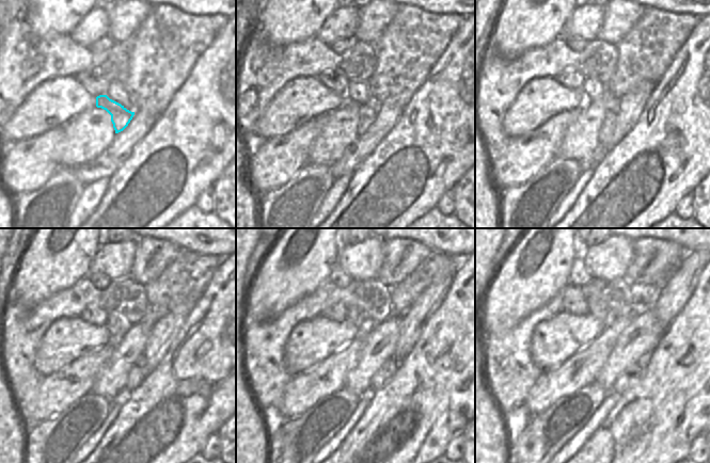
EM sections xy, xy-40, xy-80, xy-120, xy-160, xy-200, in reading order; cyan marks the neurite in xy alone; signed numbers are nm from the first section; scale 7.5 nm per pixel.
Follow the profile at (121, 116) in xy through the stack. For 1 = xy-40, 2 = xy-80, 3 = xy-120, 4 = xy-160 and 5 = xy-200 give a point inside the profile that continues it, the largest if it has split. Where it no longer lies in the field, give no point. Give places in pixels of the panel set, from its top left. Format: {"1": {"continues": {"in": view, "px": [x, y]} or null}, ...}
{"1": {"continues": {"in": "xy-40", "px": [366, 111]}}, "2": {"continues": {"in": "xy-80", "px": [610, 120]}}, "3": {"continues": {"in": "xy-120", "px": [139, 371]}}, "4": {"continues": {"in": "xy-160", "px": [389, 368]}}, "5": {"continues": {"in": "xy-200", "px": [630, 374]}}}

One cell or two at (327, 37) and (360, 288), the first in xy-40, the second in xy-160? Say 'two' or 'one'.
two

